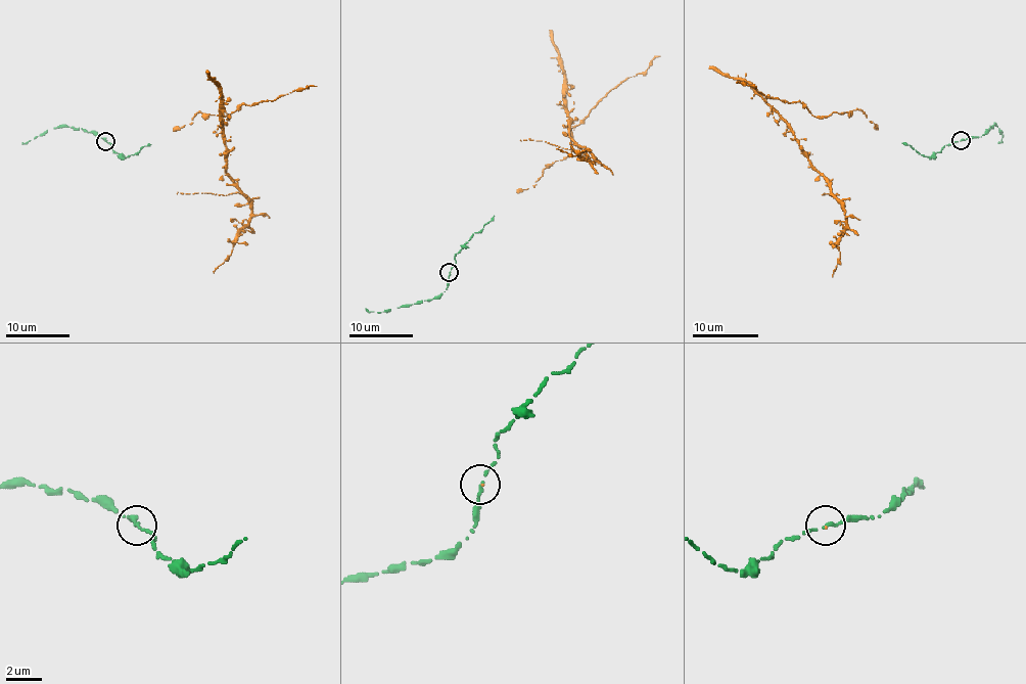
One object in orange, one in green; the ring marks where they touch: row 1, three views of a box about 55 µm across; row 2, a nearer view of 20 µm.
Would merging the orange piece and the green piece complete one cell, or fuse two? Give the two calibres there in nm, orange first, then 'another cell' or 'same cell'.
50 nm thick on the orange side, 160 nm on the other; same cell

